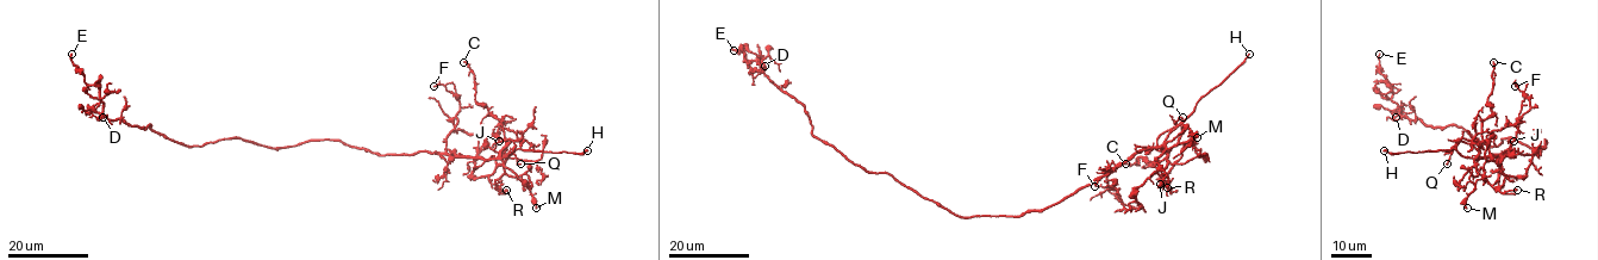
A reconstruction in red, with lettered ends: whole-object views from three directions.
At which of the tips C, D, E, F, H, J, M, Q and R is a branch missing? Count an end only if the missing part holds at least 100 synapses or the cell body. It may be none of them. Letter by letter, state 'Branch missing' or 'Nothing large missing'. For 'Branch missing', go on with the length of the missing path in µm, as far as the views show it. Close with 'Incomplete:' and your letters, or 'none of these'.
C: Nothing large missing
D: Nothing large missing
E: Nothing large missing
F: Nothing large missing
H: Branch missing. Missing length about 50 µm
J: Nothing large missing
M: Nothing large missing
Q: Nothing large missing
R: Nothing large missing
Incomplete: H

